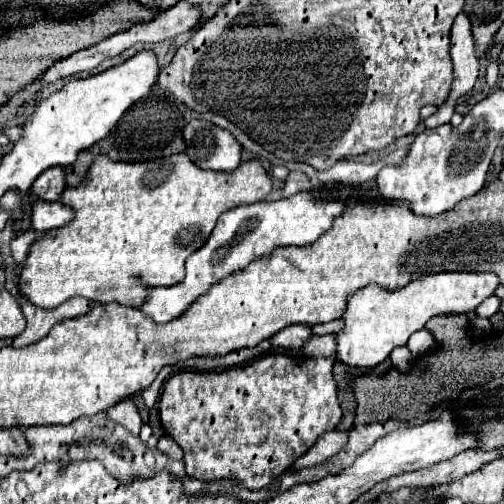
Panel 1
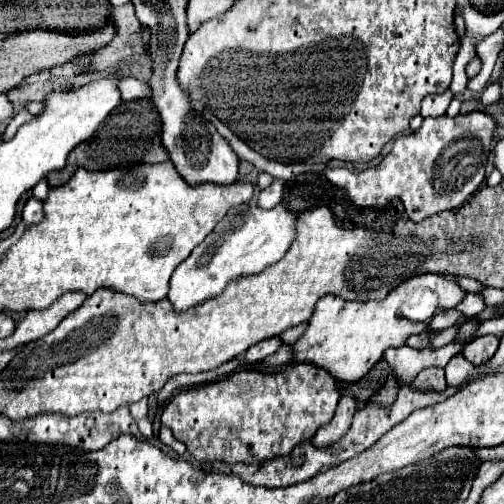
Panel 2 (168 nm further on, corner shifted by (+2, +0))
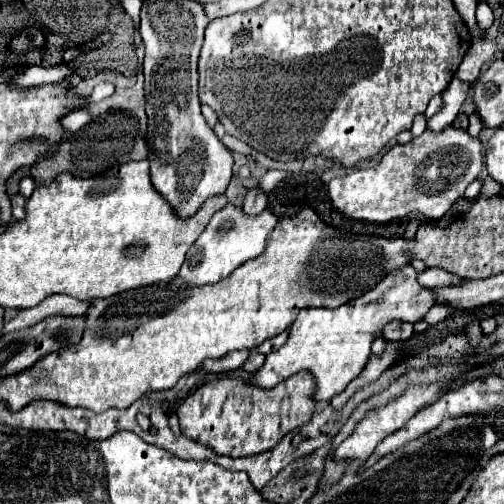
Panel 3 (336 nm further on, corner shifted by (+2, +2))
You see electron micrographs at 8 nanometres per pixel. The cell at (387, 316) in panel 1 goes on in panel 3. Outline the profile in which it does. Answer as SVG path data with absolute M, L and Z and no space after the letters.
M410 264L386 274L372 290L350 300L348 304L328 310L328 308L304 308L290 326L290 334L284 346L270 352L260 370L248 384L260 388L274 388L278 382L290 378L300 370L308 370L314 376L314 400L328 402L332 396L340 394L350 380L354 380L370 358L370 342L382 334L382 328L392 322L420 322L422 316L434 306L434 294L422 288L416 280L416 272Z

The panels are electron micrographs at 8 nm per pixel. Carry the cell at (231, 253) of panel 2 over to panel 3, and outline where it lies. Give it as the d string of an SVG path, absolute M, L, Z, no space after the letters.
M228 204L224 210L216 212L212 220L208 222L206 230L198 236L198 240L190 246L186 252L186 260L180 268L180 278L186 284L192 286L204 286L204 284L216 284L230 276L240 264L244 264L250 258L256 258L264 252L268 234L274 230L278 218L272 216L272 212L262 212L258 216L246 216L238 206Z

